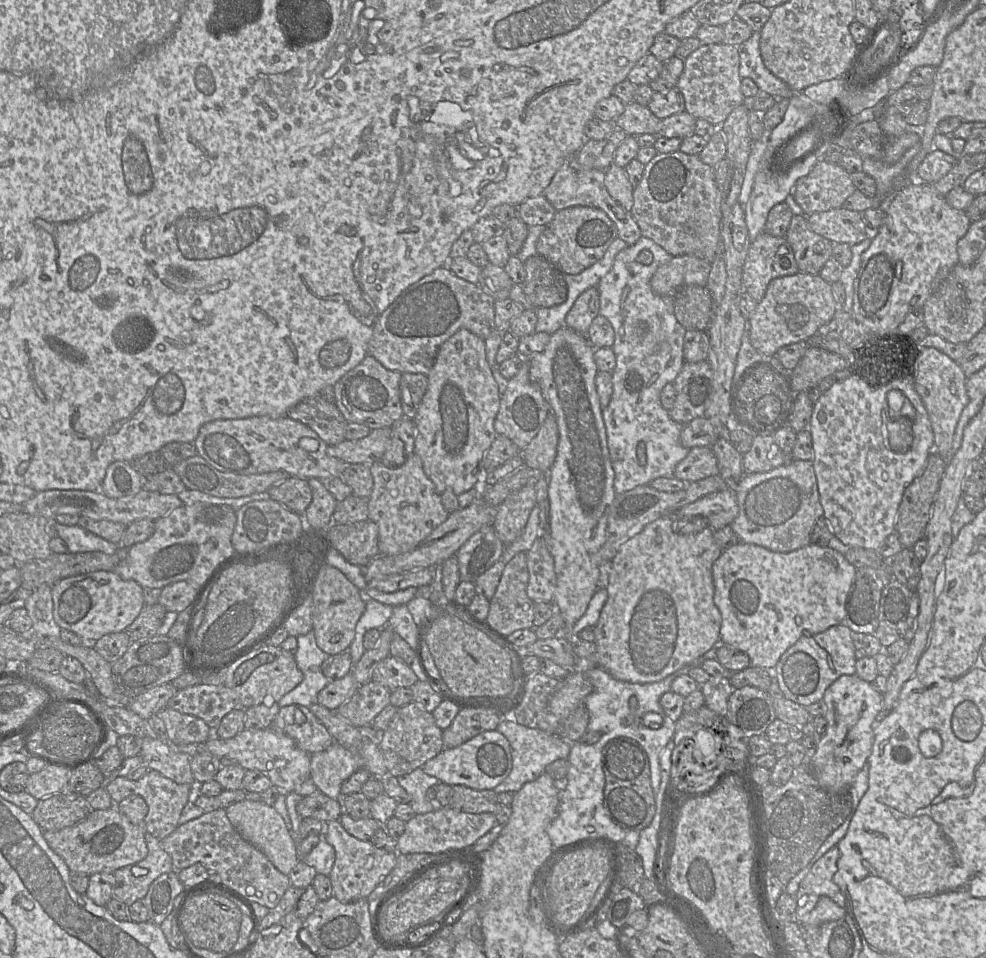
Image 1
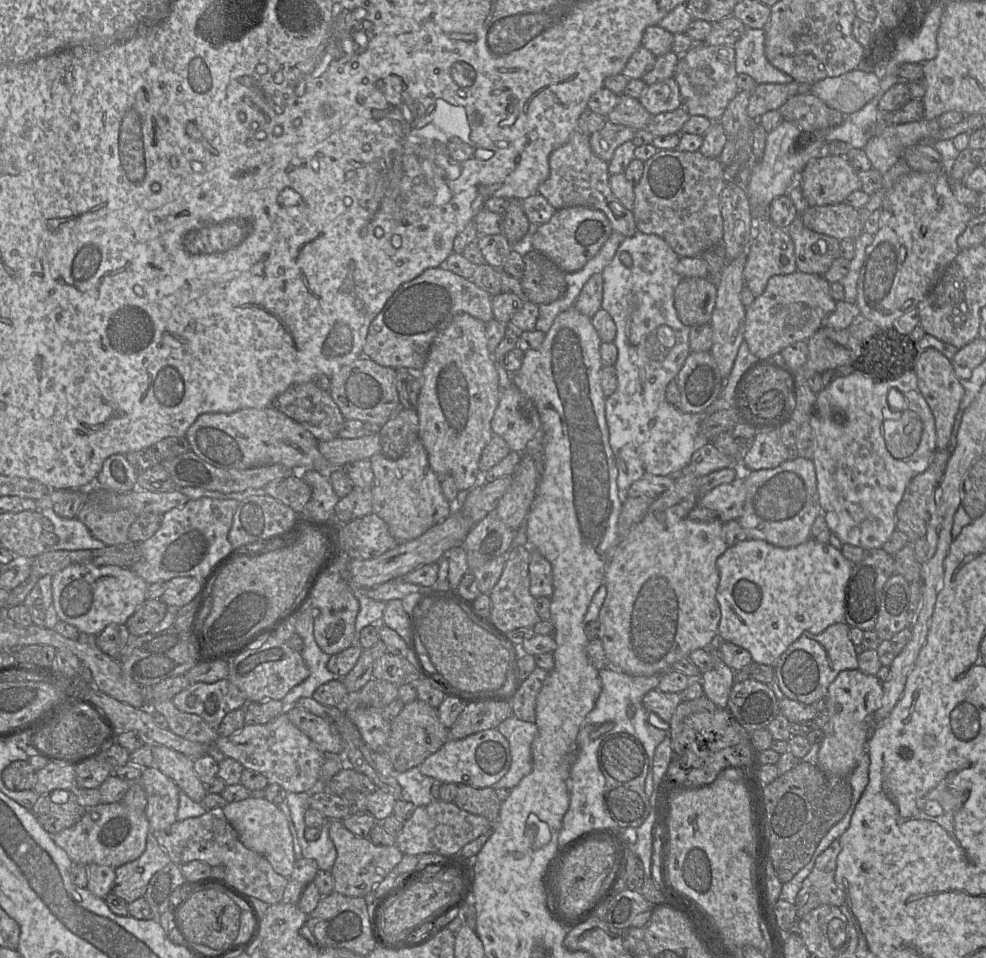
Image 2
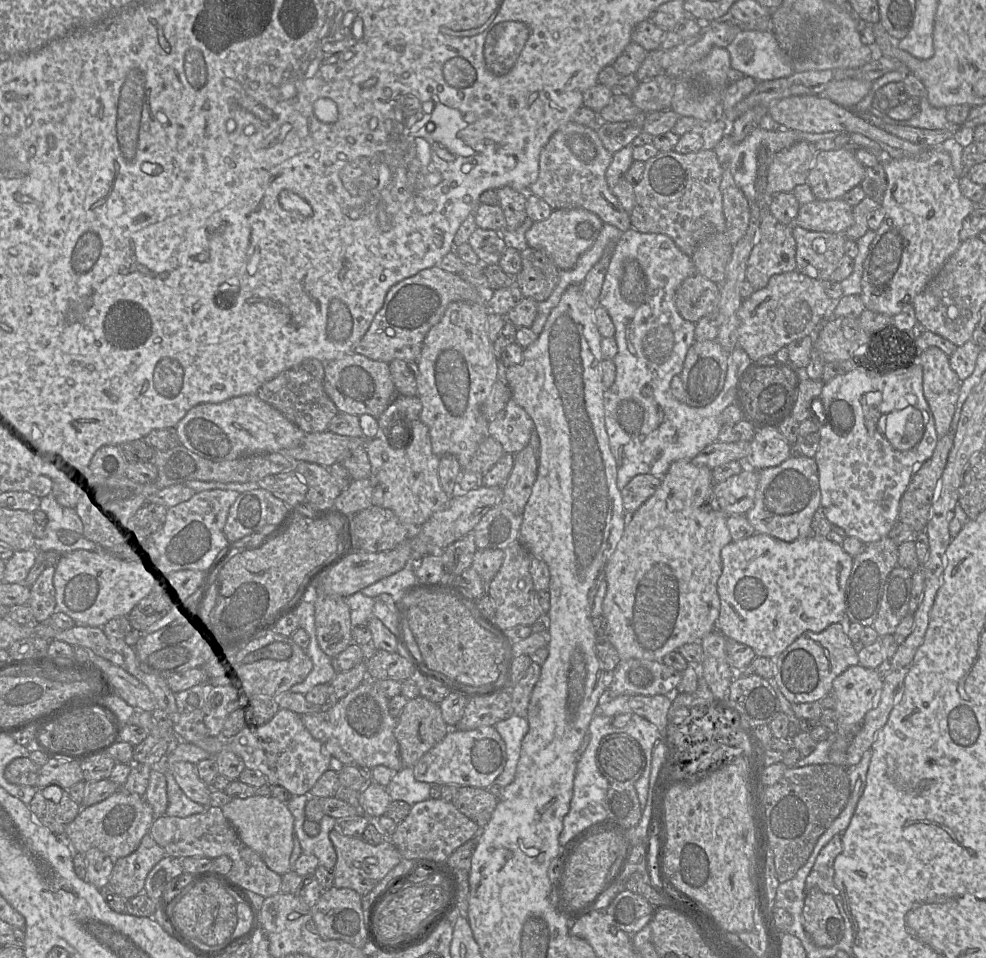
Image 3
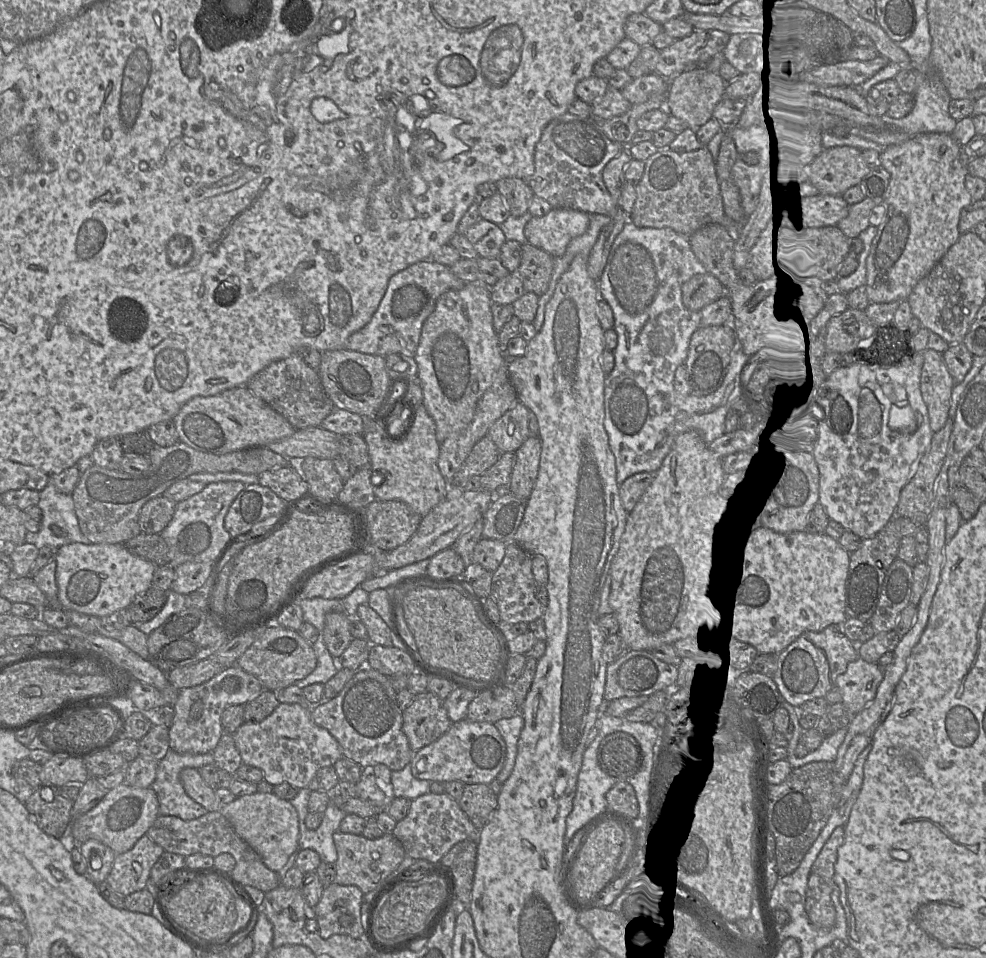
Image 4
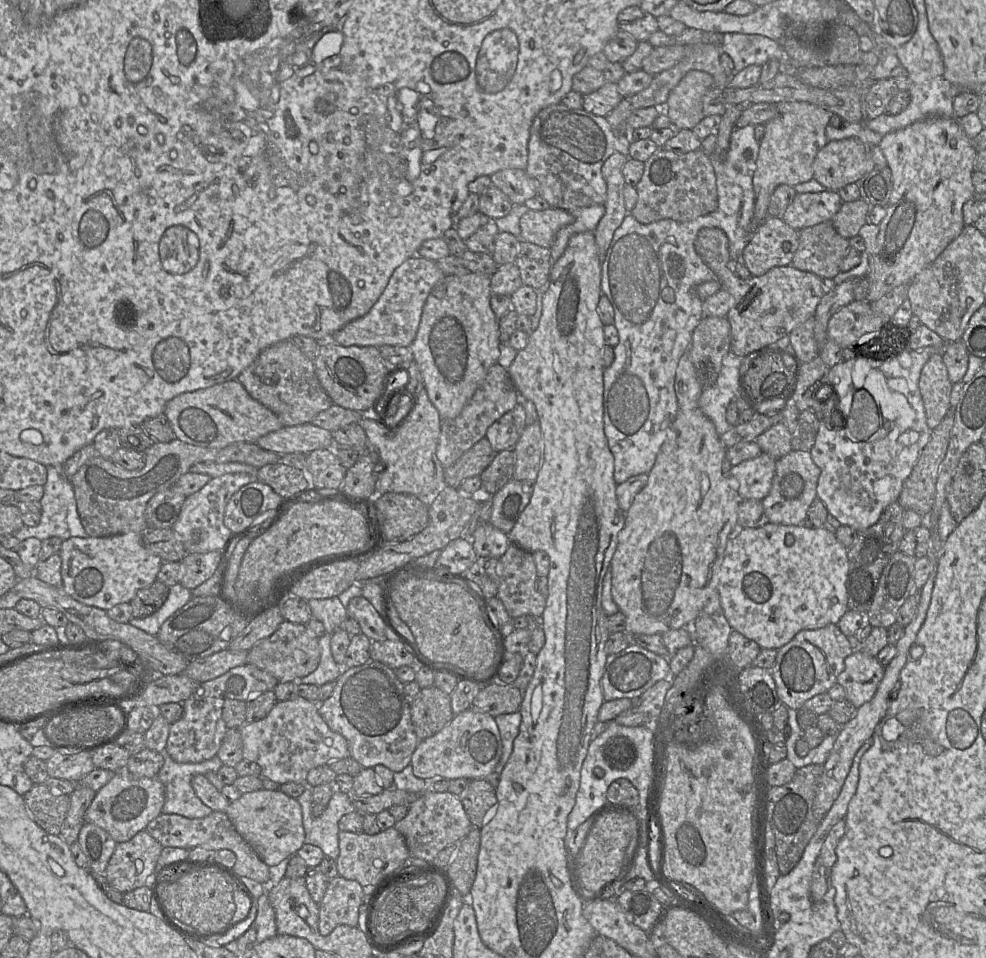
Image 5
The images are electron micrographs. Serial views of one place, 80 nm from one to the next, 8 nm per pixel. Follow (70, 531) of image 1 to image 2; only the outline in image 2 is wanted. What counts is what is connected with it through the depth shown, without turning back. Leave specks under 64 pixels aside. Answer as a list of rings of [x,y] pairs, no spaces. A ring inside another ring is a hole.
[[[53,508],[39,510],[53,524],[58,543],[47,550],[90,550],[102,549],[106,545],[92,536],[88,528],[78,518],[62,518]]]

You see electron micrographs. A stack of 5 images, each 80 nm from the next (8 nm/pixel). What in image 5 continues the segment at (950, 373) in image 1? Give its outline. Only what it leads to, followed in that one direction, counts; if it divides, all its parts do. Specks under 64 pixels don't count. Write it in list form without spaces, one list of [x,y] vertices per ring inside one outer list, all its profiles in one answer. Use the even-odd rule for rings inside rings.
[[[941,352],[933,354],[924,364],[918,381],[927,426],[932,431],[943,420],[950,408],[952,382]]]

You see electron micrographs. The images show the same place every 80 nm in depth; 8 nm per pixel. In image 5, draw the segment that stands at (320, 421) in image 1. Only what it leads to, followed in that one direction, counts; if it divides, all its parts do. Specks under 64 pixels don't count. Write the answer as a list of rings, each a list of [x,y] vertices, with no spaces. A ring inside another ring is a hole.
[[[292,340],[279,342],[263,350],[253,363],[239,374],[237,380],[253,399],[274,412],[284,426],[311,423],[320,412],[333,405],[317,378],[314,361]]]

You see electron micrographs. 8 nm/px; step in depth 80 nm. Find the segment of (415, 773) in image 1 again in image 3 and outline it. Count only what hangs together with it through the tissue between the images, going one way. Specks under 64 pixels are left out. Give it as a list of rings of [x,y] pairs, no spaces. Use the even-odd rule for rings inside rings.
[[[403,767],[393,772],[386,787],[391,800],[402,800],[411,806],[430,798],[431,784],[414,778],[413,767]]]

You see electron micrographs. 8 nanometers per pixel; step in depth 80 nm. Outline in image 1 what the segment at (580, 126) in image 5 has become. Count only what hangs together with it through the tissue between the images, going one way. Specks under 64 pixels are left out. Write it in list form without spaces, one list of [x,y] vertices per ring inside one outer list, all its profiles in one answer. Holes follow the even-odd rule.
[[[571,159],[564,163],[555,173],[549,185],[543,191],[543,196],[550,202],[556,211],[573,206],[599,208],[606,213],[617,228],[620,239],[628,245],[635,244],[642,236],[639,226],[629,211],[626,211],[608,193],[605,186],[605,170],[576,170],[571,166]]]

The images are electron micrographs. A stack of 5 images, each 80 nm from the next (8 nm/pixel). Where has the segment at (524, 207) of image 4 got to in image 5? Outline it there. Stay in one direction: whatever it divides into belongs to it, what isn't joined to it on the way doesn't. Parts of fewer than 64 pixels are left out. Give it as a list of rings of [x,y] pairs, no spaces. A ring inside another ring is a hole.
[[[503,169],[490,176],[494,186],[508,196],[514,205],[524,204],[538,195],[538,183],[525,170]]]

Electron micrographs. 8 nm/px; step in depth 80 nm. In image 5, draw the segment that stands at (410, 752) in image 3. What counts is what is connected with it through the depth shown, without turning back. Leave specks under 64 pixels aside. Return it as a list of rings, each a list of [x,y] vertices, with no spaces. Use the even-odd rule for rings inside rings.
[[[434,685],[421,689],[411,704],[411,721],[419,740],[439,732],[453,717],[450,695]]]

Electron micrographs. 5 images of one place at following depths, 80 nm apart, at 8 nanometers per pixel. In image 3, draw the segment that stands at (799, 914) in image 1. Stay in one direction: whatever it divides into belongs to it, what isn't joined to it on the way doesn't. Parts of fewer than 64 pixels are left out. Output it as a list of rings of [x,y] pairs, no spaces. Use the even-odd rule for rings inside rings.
[[[836,834],[820,851],[812,870],[806,878],[805,894],[812,888],[818,888],[823,893],[839,896],[839,890],[834,883],[834,861],[842,852],[842,834]]]

